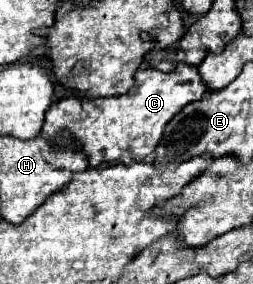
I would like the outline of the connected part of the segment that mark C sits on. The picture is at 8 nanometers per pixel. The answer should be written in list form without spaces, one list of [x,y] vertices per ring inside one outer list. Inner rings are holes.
[[[179,64],[169,74],[163,74],[149,66],[139,68],[135,72],[135,86],[123,96],[93,98],[93,100],[85,96],[71,96],[51,104],[45,114],[45,124],[41,134],[45,138],[51,138],[51,146],[55,146],[67,128],[73,142],[83,152],[87,152],[89,168],[95,168],[103,162],[115,162],[125,152],[129,152],[135,160],[145,160],[149,154],[153,154],[167,122],[179,110],[183,110],[183,106],[199,100],[205,92],[207,86],[201,80],[197,68],[191,68],[187,64],[183,66]]]

